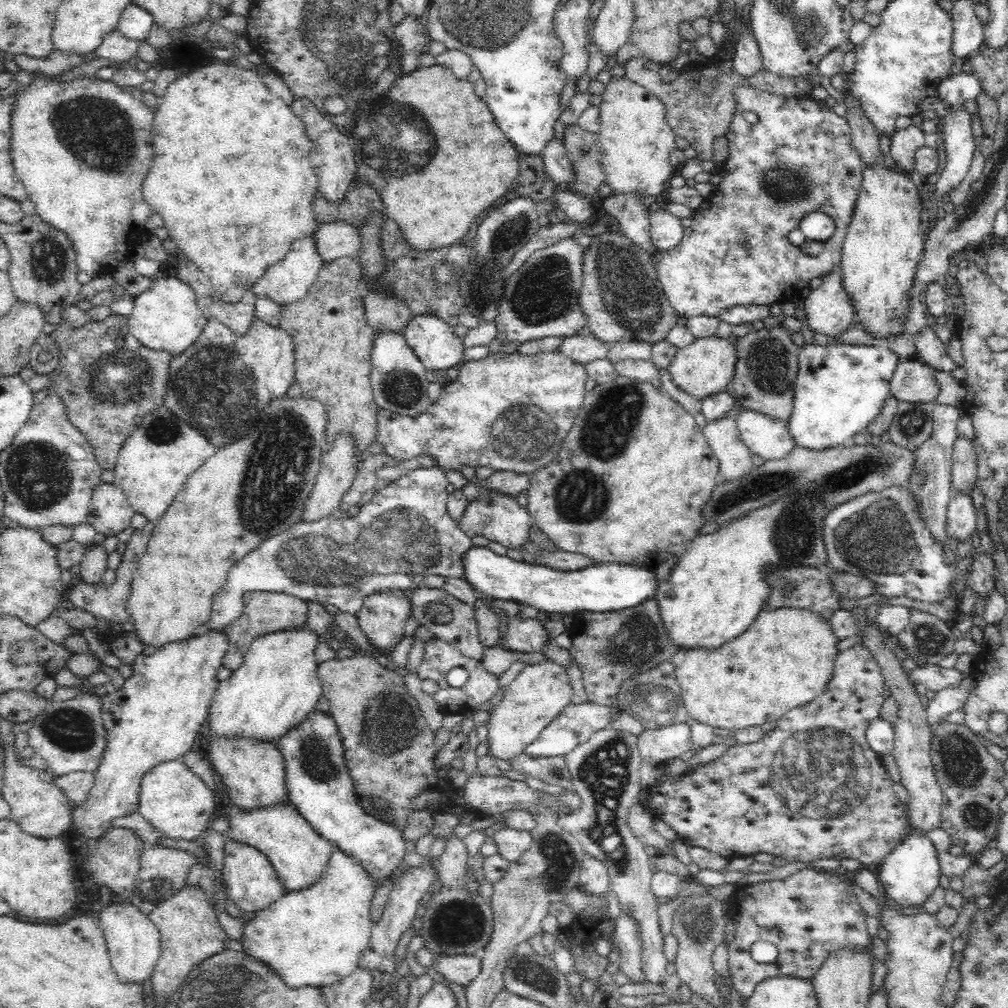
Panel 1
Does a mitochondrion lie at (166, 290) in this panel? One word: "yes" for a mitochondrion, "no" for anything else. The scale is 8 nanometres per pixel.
no

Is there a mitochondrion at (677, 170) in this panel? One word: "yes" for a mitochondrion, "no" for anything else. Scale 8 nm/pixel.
no

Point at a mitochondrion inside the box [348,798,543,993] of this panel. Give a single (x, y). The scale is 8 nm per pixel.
(458, 923)

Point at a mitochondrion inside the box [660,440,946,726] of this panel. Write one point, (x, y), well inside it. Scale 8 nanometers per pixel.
(877, 539)

